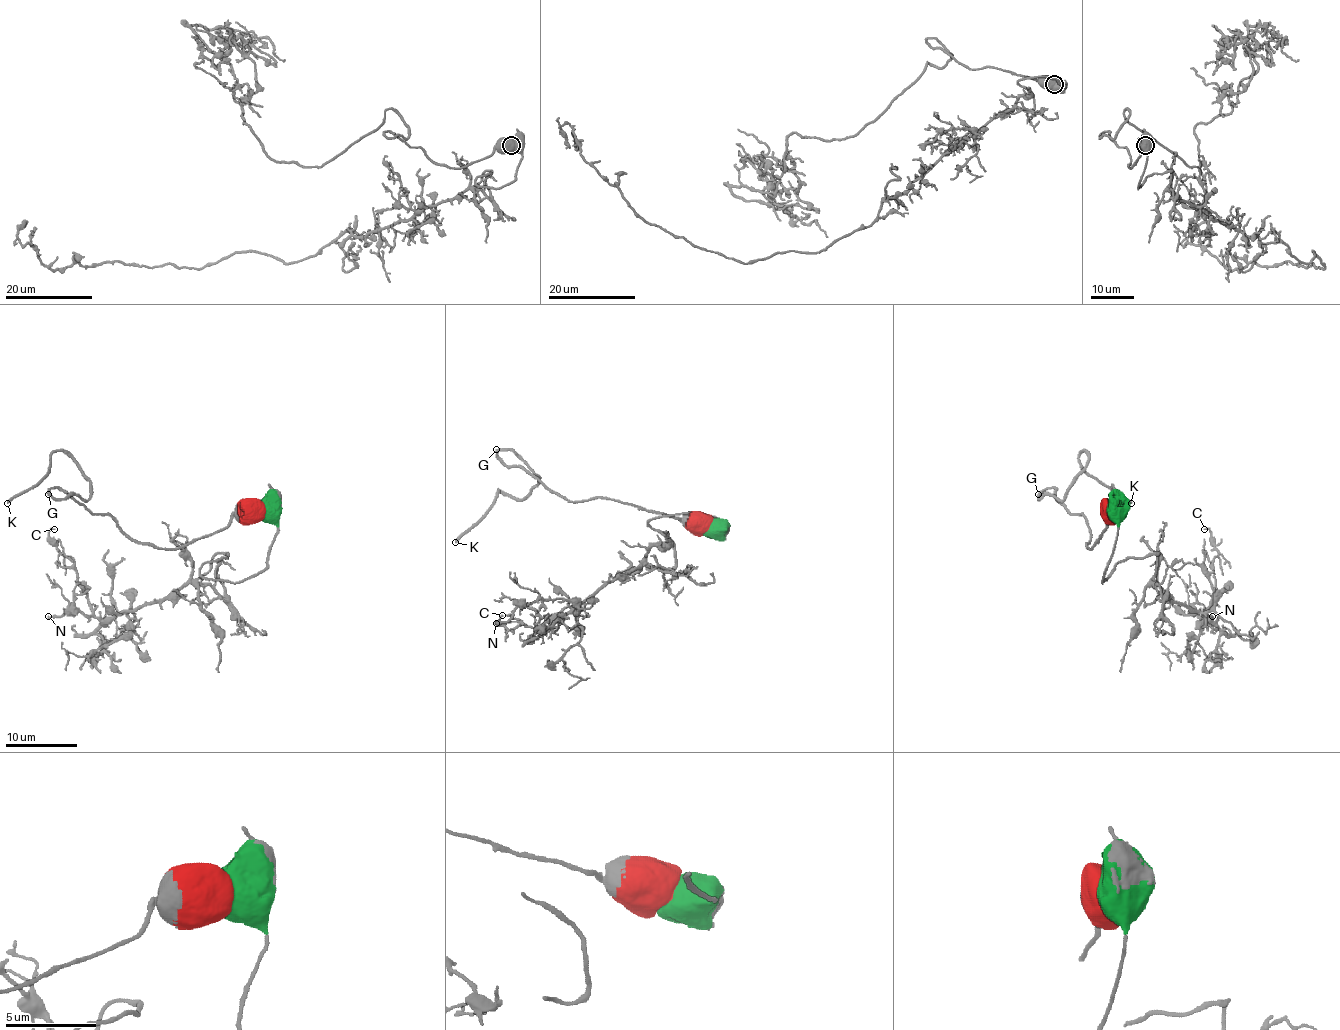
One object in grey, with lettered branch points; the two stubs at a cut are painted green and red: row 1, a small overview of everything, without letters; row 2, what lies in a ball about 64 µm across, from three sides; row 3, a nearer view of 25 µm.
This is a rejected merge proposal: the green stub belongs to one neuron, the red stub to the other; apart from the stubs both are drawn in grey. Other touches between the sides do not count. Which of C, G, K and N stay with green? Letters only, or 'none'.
C, N

